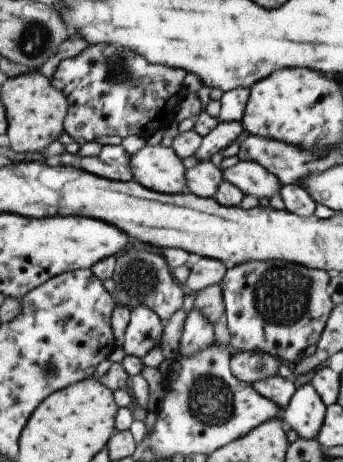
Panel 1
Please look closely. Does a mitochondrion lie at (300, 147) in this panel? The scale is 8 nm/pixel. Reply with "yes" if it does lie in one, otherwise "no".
no

